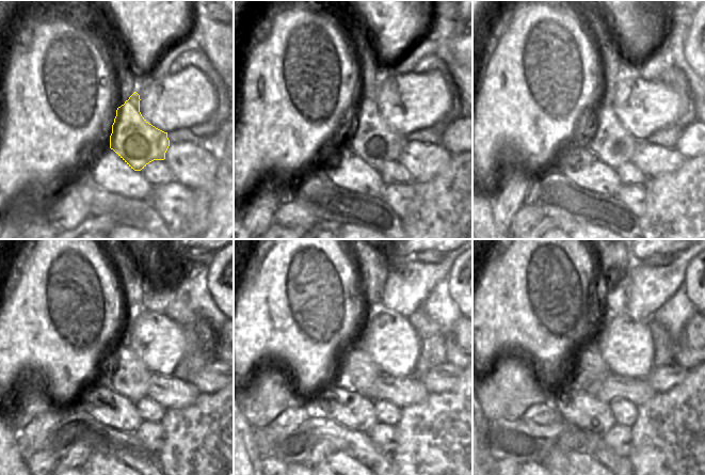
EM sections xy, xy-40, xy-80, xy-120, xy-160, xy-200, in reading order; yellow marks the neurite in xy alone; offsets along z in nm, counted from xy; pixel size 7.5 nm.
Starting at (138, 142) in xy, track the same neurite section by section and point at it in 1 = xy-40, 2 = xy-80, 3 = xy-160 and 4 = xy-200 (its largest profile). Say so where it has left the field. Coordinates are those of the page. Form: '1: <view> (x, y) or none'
1: xy-40 (372, 139)
2: xy-80 (609, 141)
3: xy-160 (358, 369)
4: xy-200 (589, 363)

